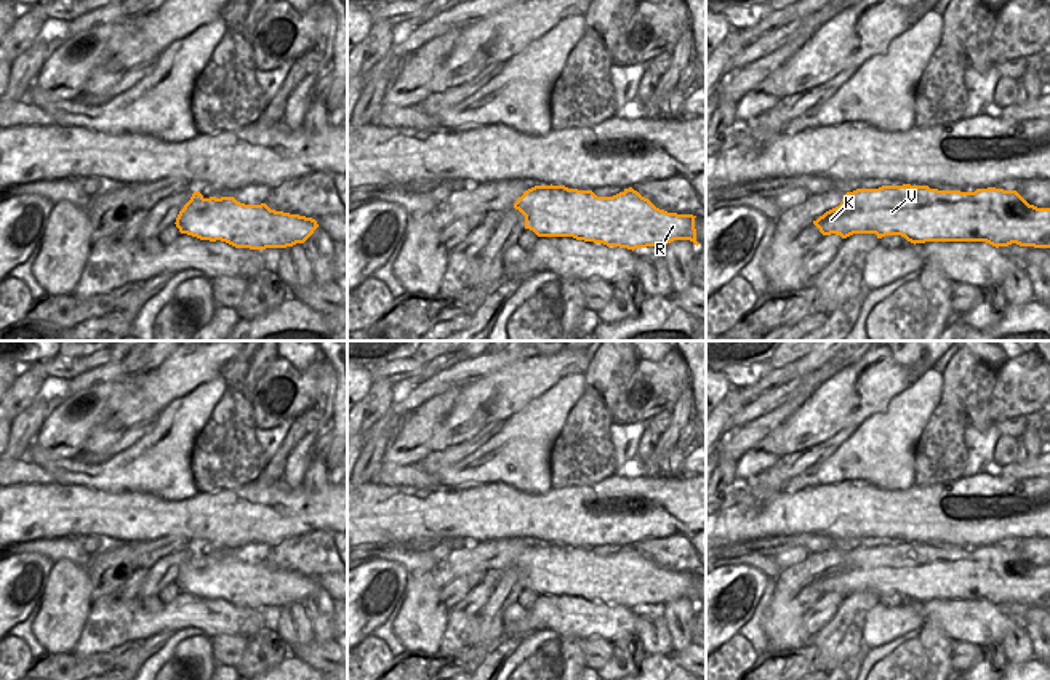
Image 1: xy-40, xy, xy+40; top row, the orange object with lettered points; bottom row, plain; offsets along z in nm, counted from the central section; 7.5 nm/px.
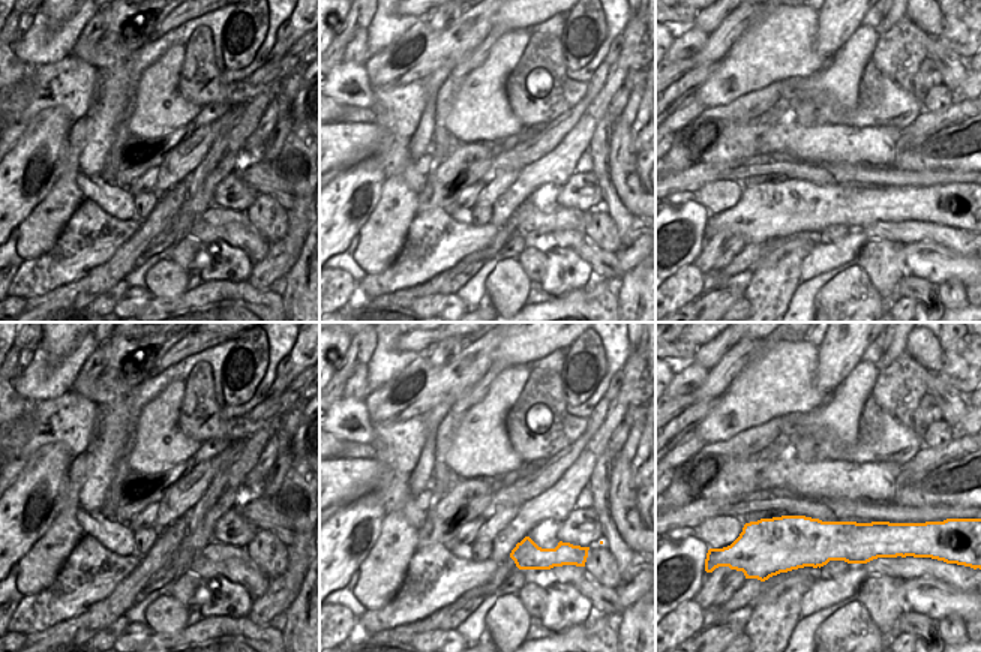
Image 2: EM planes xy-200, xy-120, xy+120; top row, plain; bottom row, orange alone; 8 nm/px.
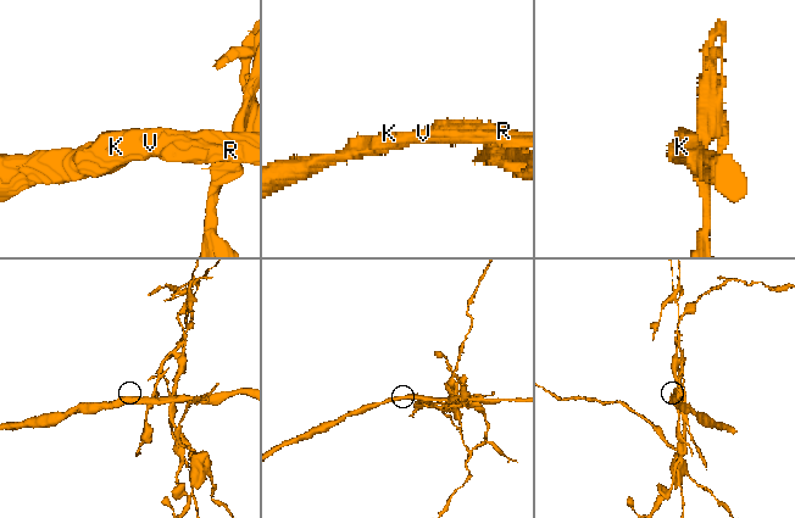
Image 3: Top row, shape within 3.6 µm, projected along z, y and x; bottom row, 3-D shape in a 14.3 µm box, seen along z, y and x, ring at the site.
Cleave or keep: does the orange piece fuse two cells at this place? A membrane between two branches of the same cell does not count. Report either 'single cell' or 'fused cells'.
fused cells

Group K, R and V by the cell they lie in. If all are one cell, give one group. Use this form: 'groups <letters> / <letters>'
groups K V / R

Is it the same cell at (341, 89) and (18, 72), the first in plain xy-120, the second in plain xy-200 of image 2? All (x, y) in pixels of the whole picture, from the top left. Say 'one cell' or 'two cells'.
one cell

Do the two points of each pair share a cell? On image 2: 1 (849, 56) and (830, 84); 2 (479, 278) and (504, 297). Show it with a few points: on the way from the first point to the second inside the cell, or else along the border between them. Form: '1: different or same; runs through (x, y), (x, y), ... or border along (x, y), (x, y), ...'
1: same; runs through (848, 63), (837, 77)
2: different; border along (510, 260), (503, 260), (489, 273), (485, 293)

